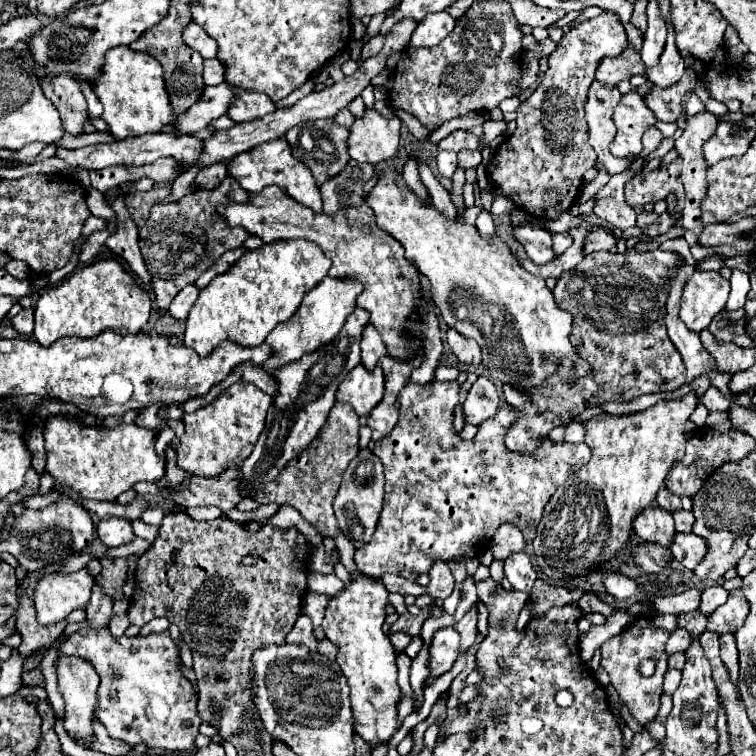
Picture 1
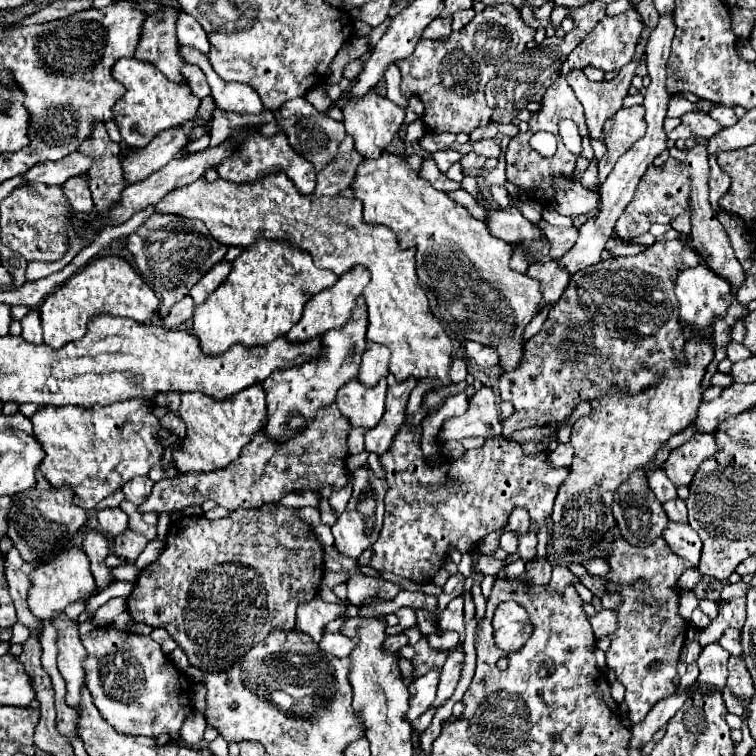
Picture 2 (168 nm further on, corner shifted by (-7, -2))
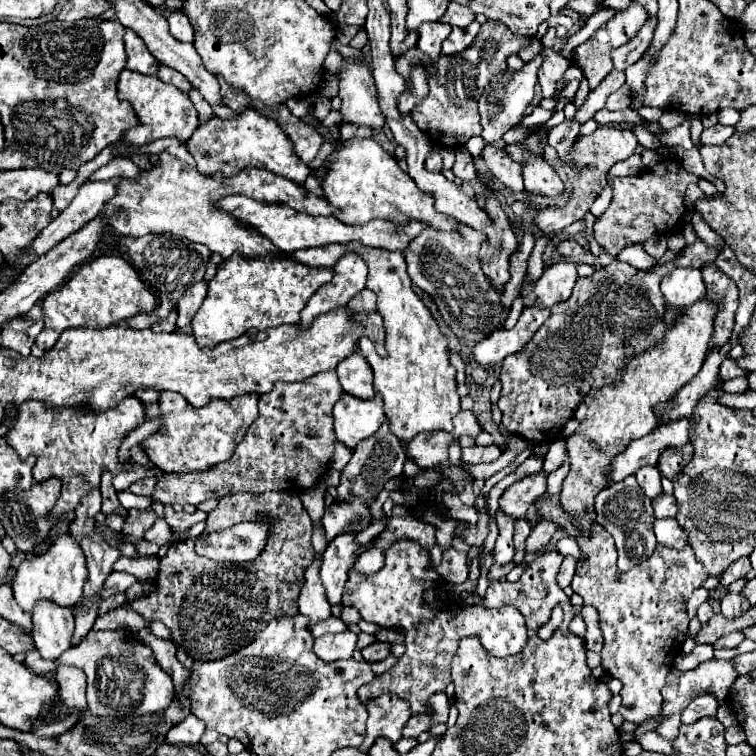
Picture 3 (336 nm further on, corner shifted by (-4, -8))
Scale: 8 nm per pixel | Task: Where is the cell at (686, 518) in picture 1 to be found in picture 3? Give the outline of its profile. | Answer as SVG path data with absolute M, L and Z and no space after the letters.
M658 495L654 501L652 501L652 507L654 507L654 517L656 519L664 519L664 517L676 517L676 499L672 495Z

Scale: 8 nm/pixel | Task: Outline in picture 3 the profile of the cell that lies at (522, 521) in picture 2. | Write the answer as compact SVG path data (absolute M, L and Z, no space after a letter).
M534 473L532 477L524 477L522 481L516 481L500 495L500 509L514 519L522 519L528 511L528 507L546 491L546 473Z

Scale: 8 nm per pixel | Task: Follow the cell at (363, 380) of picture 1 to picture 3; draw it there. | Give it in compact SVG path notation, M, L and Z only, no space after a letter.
M344 393L334 405L336 441L344 443L348 449L354 449L362 439L374 435L384 419L384 401L380 393L368 401Z

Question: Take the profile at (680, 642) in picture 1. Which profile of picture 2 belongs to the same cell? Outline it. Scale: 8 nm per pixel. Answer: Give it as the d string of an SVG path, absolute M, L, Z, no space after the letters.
M745 597L721 601L719 603L719 615L711 621L707 629L699 633L699 645L705 647L709 643L717 643L719 637L727 629L741 629L745 625Z

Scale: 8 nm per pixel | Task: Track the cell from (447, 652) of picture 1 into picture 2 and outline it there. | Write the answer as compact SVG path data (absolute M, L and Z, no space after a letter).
M441 671L425 673L423 677L415 679L413 685L409 685L409 711L407 721L415 721L427 707L431 707L431 701L435 701L435 689L439 685Z

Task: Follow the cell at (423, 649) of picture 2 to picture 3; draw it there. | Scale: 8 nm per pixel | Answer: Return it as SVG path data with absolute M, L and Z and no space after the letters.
M400 539L392 549L388 547L388 551L384 551L384 567L380 571L372 575L358 573L354 567L348 571L342 605L356 607L362 619L368 623L402 631L406 647L404 655L390 671L374 677L372 683L360 687L356 695L364 705L368 699L374 699L374 691L376 695L392 691L408 701L412 715L428 713L428 699L434 693L444 691L452 681L450 661L464 637L478 637L480 645L496 657L516 655L526 645L526 623L516 607L486 609L480 605L466 605L456 597L440 597L446 591L444 581L432 567L434 563L428 549L412 543L412 539Z

